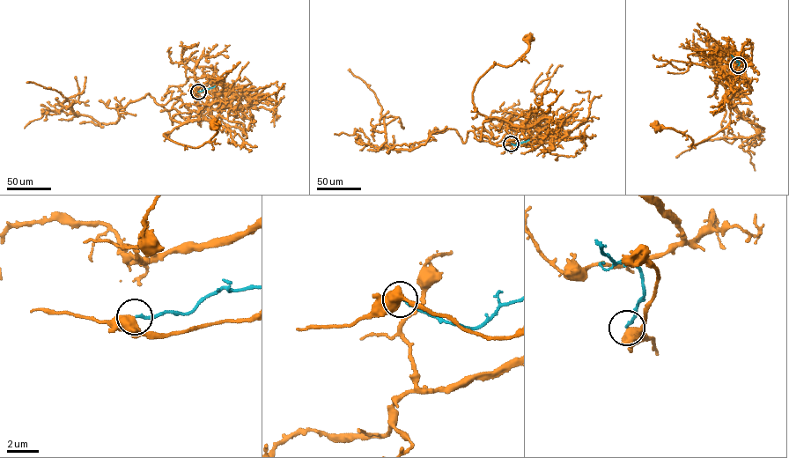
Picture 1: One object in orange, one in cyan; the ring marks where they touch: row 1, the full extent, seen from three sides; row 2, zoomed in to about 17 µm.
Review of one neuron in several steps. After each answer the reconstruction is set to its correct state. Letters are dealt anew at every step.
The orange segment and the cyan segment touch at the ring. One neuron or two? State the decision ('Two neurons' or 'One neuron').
Two neurons

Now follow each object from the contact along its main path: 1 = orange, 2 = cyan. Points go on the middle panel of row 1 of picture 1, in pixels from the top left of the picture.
1: (511, 144), (529, 145), (539, 129), (480, 114), (472, 92), (490, 67), (519, 58), (527, 39)
2: (511, 144), (515, 145), (528, 140)

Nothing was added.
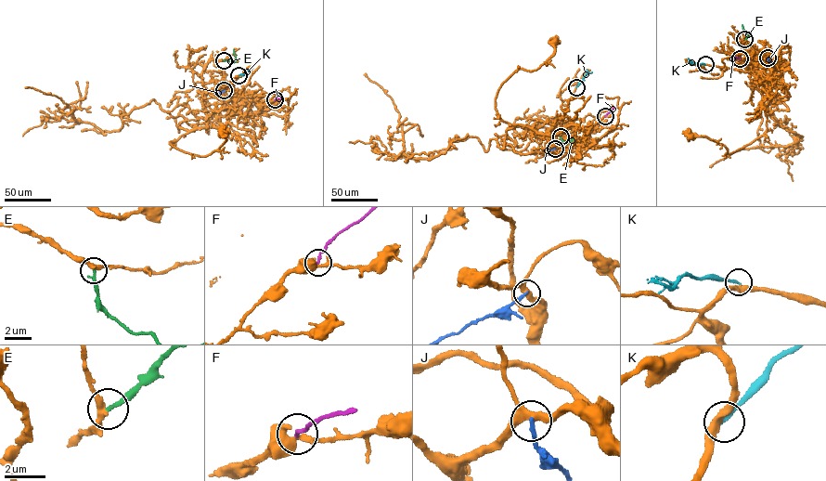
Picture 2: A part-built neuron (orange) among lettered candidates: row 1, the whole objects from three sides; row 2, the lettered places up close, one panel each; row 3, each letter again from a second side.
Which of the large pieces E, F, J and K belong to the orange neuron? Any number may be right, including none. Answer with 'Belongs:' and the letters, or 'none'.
Belongs: E

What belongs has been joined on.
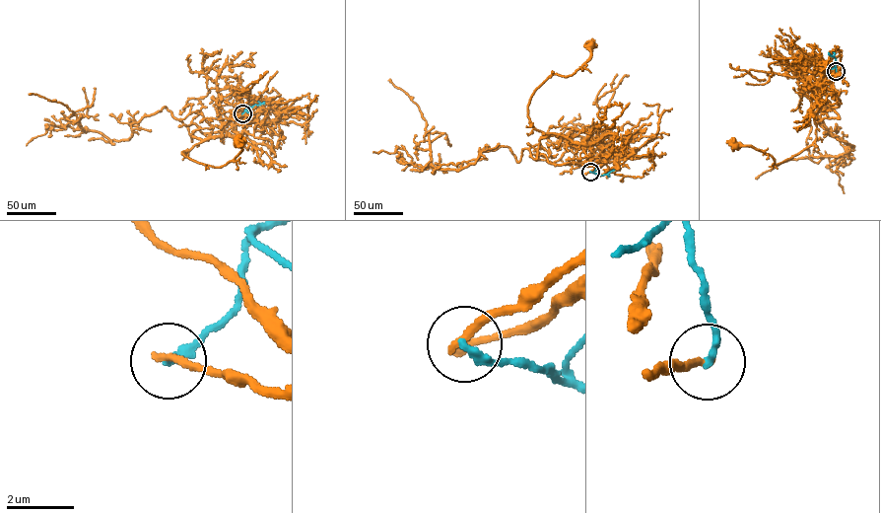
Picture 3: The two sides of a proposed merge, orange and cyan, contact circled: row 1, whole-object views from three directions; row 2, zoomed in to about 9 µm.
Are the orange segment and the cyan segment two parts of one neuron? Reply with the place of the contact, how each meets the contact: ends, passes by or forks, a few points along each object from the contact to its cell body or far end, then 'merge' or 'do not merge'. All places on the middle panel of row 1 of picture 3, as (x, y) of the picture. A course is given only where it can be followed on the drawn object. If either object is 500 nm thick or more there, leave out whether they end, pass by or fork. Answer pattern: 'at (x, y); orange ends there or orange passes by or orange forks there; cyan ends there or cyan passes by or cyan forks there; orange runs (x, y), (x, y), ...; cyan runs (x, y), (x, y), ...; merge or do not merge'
at (590, 172); orange ends there; cyan ends there; orange runs (590, 172), (604, 163), (604, 152), (536, 129), (527, 106), (548, 77), (579, 67), (589, 45); cyan runs (590, 172), (602, 176), (614, 170); do not merge

